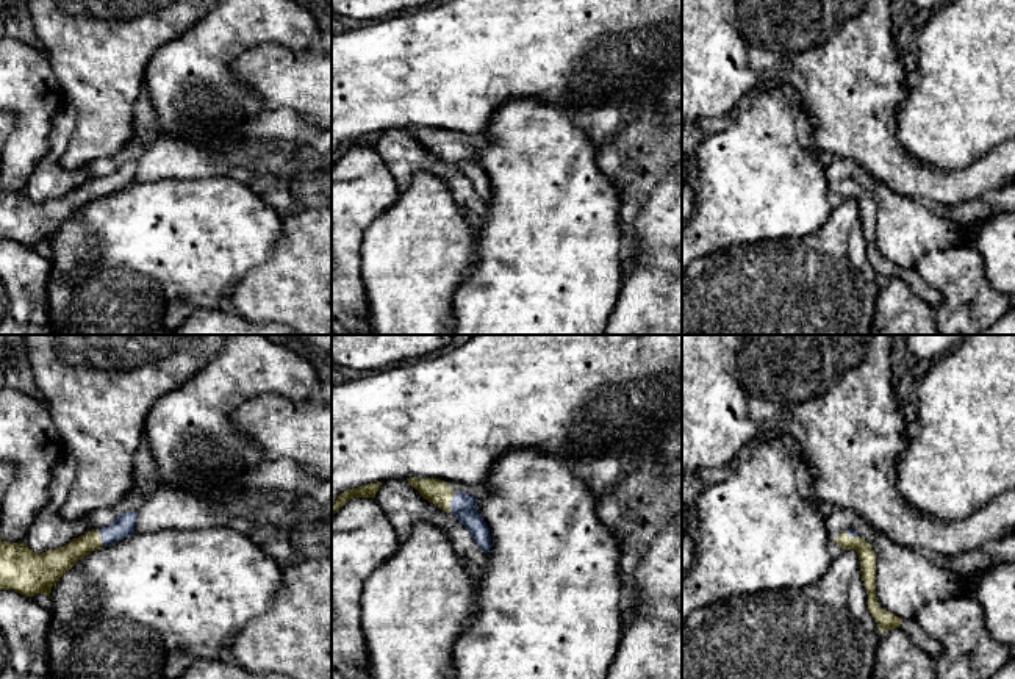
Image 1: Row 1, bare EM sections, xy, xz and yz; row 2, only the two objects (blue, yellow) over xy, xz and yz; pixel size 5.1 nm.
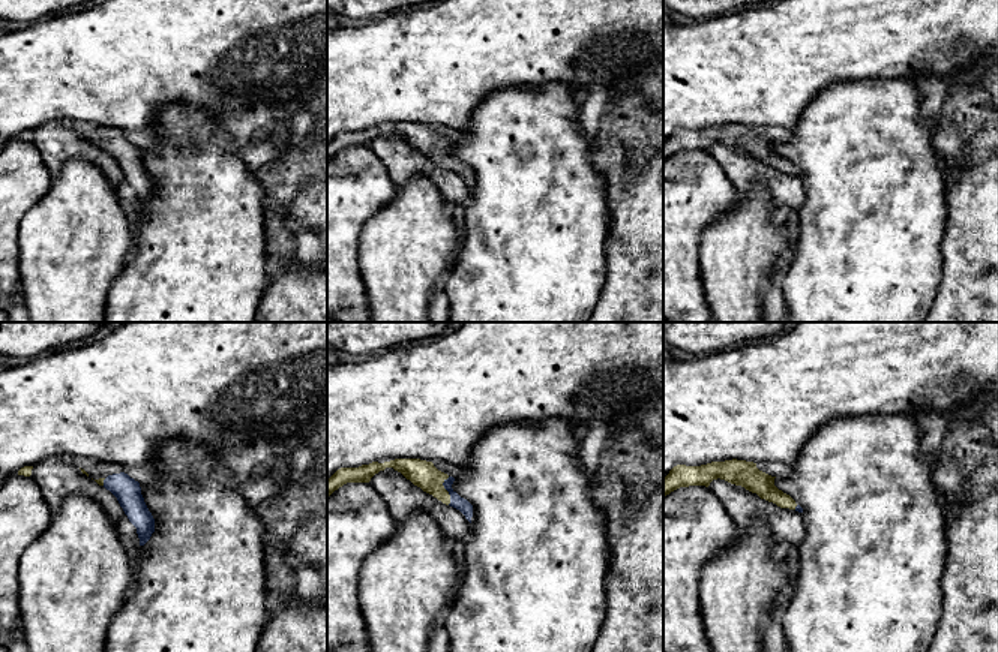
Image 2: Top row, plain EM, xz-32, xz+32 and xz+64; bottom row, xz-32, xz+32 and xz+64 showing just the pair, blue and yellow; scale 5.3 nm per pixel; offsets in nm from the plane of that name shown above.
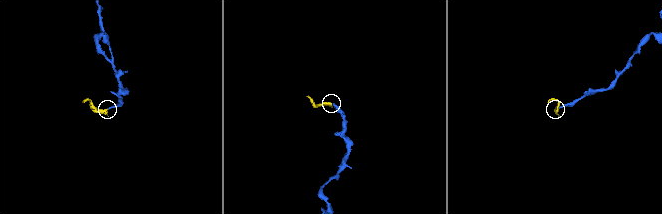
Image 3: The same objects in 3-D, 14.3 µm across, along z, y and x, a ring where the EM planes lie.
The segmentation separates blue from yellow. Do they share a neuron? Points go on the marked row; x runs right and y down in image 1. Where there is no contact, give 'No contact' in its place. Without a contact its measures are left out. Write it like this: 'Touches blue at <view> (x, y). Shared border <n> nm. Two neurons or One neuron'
Touches blue at xz (451, 504). Shared border 110 nm. One neuron

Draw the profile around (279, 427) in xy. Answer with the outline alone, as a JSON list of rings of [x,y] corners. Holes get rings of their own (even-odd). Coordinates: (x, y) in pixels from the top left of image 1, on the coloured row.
[[[263,394],[239,405],[233,418],[236,429],[258,446],[263,462],[289,458],[307,466],[317,483],[332,480],[332,402],[292,402],[282,396]]]

